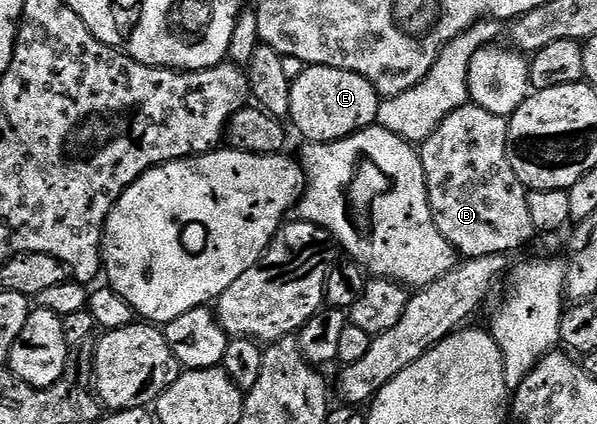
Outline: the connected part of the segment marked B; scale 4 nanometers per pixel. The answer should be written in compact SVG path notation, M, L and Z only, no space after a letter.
M471 103L458 107L458 111L454 111L450 115L446 115L446 119L442 119L440 126L434 131L434 135L430 135L419 146L420 158L422 159L422 167L426 175L428 194L430 195L430 205L432 207L432 217L436 220L436 226L445 239L453 247L456 248L457 254L461 258L469 257L489 257L490 255L513 255L519 251L523 245L528 245L532 240L538 237L536 228L534 227L534 219L530 219L530 203L528 202L529 190L518 179L518 175L514 175L514 171L510 167L510 159L508 158L508 118L499 117L490 111L486 111L482 107Z

